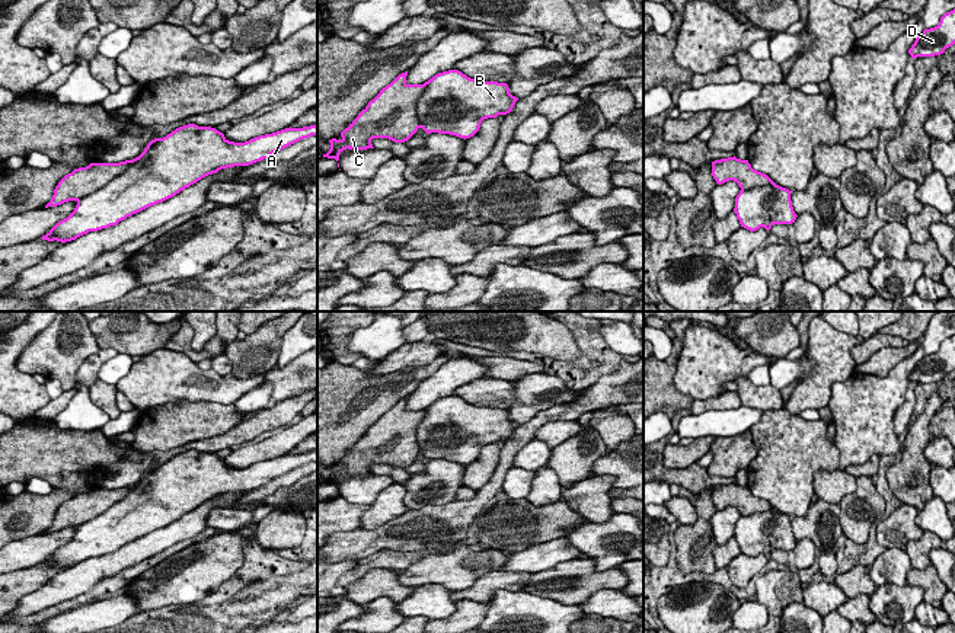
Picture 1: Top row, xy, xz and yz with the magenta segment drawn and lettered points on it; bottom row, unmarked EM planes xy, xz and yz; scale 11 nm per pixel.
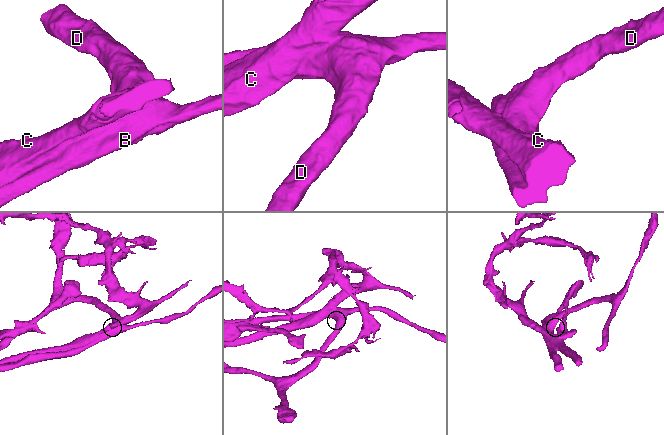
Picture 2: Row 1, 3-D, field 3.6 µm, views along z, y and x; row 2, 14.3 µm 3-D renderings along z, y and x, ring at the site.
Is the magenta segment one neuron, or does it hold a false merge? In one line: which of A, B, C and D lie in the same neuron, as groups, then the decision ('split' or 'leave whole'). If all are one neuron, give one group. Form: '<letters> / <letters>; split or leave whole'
A B D / C; split

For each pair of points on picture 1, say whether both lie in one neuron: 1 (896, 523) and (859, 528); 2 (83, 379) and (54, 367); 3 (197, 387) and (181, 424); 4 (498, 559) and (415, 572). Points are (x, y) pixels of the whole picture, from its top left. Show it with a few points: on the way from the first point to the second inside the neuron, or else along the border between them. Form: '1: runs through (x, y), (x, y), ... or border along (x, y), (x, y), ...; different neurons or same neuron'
1: border along (882, 517), (877, 524); different neurons
2: border along (98, 349), (77, 370), (77, 384); different neurons
3: border along (224, 403), (166, 402), (157, 406); different neurons
4: runs through (478, 560), (470, 560), (459, 569), (436, 569); same neuron

